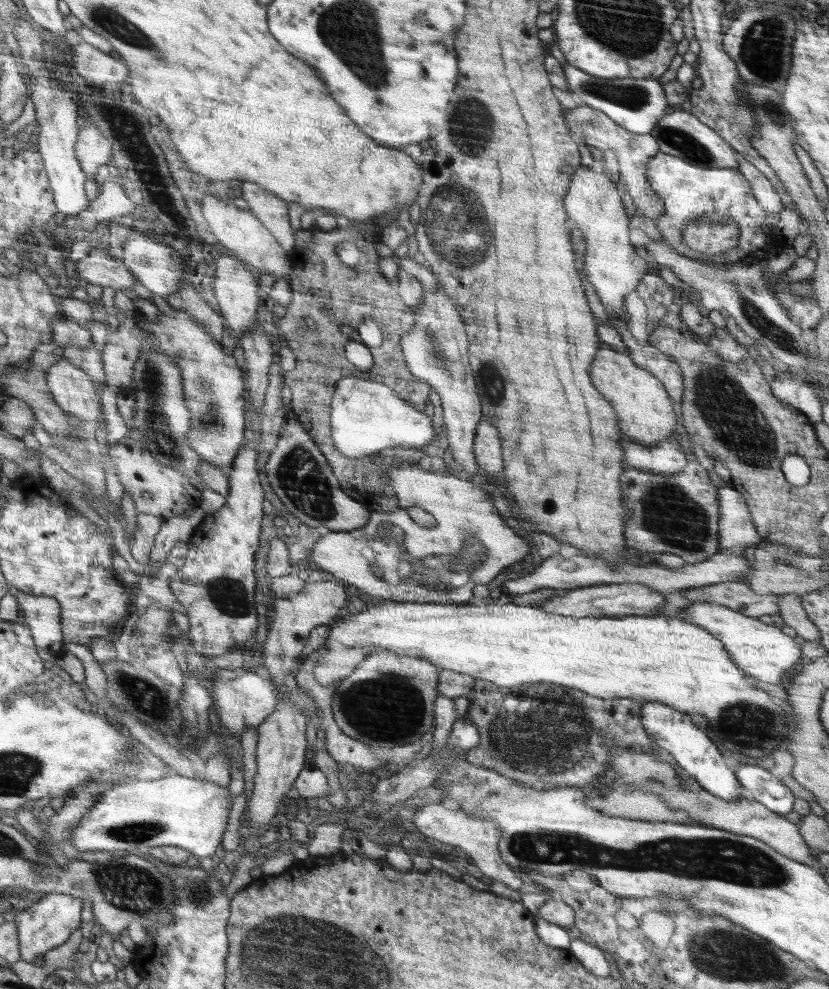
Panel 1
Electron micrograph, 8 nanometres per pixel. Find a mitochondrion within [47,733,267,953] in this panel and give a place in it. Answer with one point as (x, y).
(126, 887)

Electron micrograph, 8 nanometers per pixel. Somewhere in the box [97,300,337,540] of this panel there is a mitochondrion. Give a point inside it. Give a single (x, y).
(159, 430)

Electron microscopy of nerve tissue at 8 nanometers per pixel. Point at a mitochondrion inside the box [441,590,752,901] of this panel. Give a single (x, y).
(523, 732)

